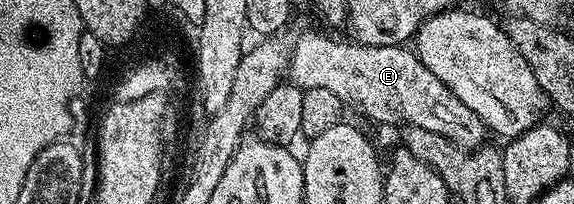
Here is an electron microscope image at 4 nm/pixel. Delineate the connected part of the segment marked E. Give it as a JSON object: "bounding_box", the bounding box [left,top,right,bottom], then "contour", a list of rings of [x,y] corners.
{"bounding_box":[287,32,487,150],"contour":[[[309,32],[297,45],[292,45],[287,76],[298,88],[318,88],[319,90],[331,90],[335,98],[339,98],[342,105],[354,104],[361,112],[366,112],[373,120],[381,124],[393,124],[401,120],[402,125],[422,127],[427,131],[441,134],[449,139],[451,144],[466,150],[480,148],[486,143],[487,129],[485,123],[475,114],[475,110],[469,110],[463,106],[459,98],[455,98],[453,91],[447,87],[423,62],[417,57],[416,51],[408,47],[396,44],[395,46],[365,46],[356,42],[345,40],[332,40],[321,32]]]}

